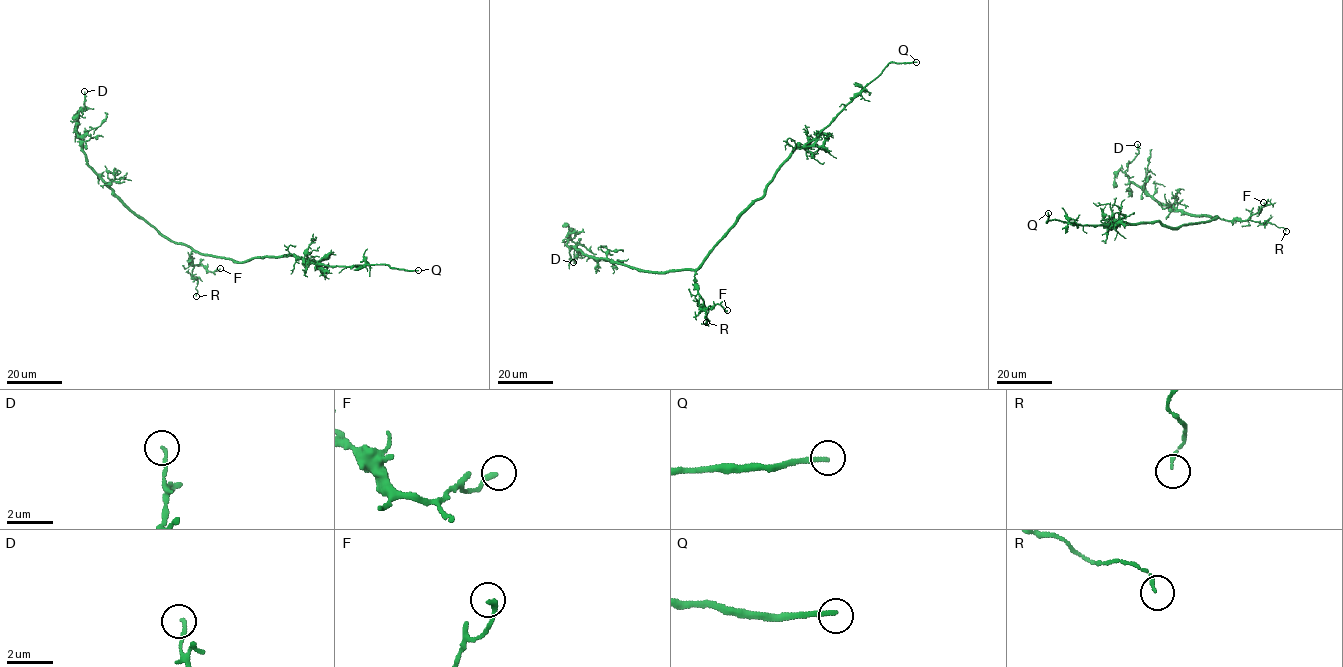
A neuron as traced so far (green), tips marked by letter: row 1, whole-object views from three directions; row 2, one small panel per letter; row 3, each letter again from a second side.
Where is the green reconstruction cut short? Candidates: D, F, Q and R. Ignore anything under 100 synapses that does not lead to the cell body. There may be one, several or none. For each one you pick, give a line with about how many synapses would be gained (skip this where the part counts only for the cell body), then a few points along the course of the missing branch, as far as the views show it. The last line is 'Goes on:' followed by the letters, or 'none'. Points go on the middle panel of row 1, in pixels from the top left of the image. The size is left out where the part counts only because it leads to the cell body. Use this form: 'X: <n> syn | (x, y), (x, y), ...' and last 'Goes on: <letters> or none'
Goes on: Q

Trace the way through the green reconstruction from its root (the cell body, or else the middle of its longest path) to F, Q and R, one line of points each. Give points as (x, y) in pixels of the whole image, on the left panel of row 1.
F: (217, 257), (193, 251), (189, 261), (192, 266), (202, 265), (210, 272), (220, 268)
Q: (217, 257), (241, 262), (288, 253), (307, 264), (347, 267), (384, 263), (394, 268), (418, 270)
R: (217, 257), (193, 251), (190, 255), (189, 261), (194, 267), (192, 276), (197, 280), (196, 296)

